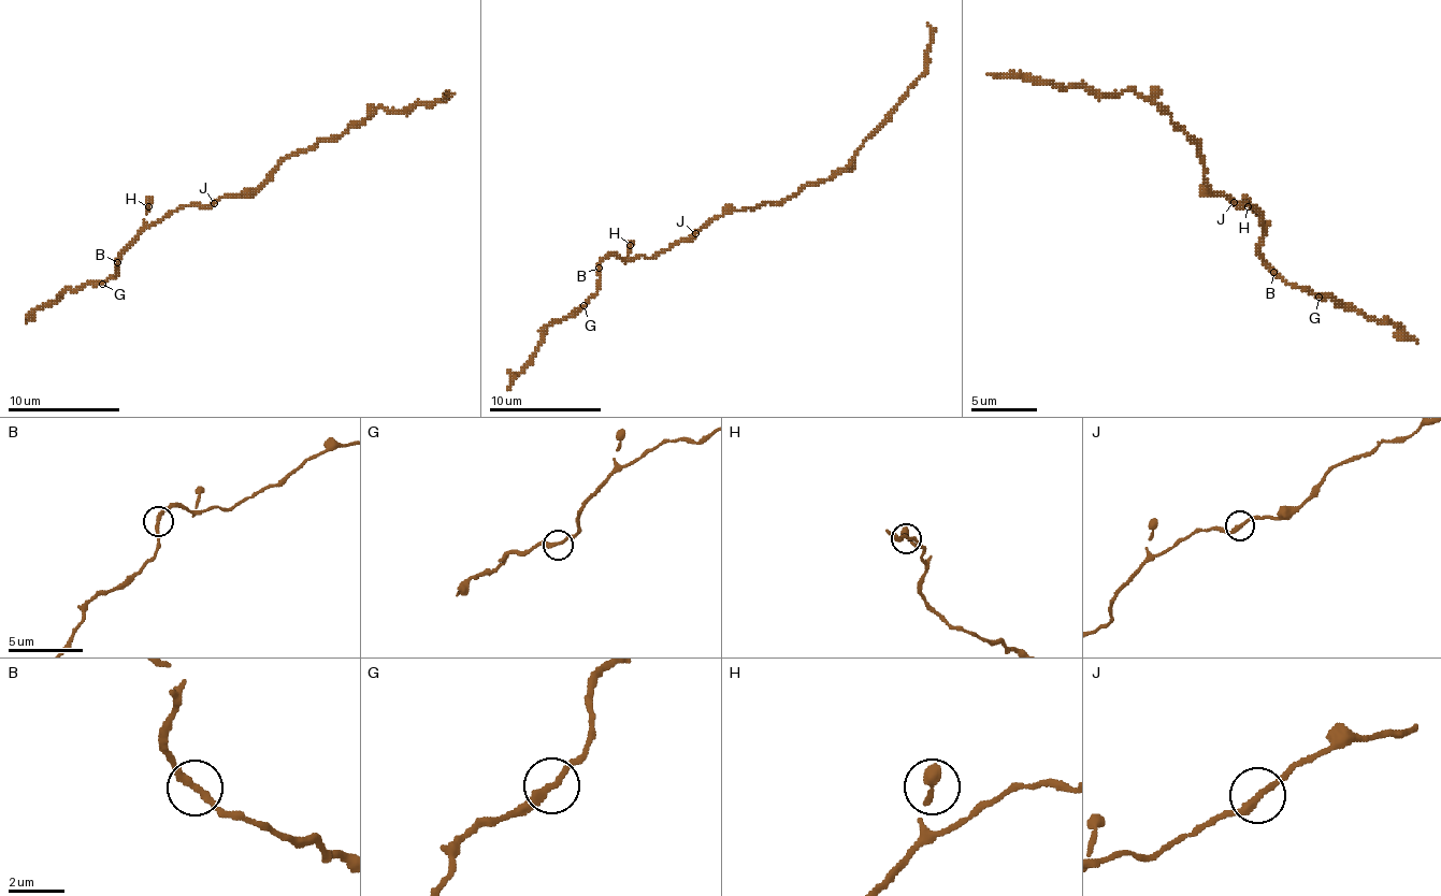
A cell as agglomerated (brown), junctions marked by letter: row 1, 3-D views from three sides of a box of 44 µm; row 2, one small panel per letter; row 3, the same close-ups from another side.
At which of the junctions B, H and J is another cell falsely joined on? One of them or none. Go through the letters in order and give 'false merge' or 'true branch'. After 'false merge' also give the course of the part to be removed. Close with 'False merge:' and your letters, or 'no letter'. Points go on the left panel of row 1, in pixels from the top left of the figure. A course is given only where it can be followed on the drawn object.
B: false merge; course (118, 261), (116, 275), (68, 289), (54, 303), (45, 303), (26, 323)
H: true branch
J: true branch
False merge: B

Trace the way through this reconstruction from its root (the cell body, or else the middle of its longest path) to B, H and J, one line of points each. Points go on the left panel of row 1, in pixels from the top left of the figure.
B: (239, 197), (222, 197), (209, 205), (179, 205), (152, 222), (118, 261)
H: (239, 197), (222, 197), (209, 205), (179, 205), (149, 225), (144, 219), (149, 205)
J: (239, 197), (219, 197), (214, 203)

